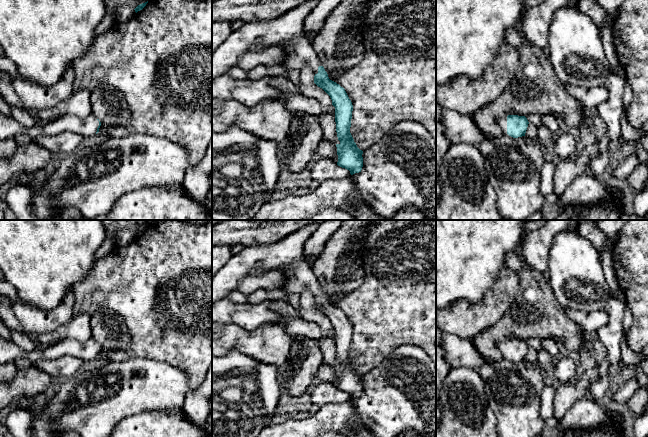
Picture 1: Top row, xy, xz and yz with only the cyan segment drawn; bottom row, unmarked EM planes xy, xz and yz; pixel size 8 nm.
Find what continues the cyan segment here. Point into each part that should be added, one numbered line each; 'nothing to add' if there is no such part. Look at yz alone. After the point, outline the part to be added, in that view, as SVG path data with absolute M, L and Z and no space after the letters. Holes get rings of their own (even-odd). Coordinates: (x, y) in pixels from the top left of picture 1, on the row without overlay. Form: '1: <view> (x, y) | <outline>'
1: yz (502, 345) | M507 340L500 341L497 346L503 355L503 359L508 359L507 358Z

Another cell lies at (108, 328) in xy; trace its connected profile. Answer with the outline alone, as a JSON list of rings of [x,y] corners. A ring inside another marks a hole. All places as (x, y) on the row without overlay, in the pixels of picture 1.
[[[105,307],[91,315],[91,338],[101,346],[98,357],[106,360],[111,352],[124,350],[131,345],[131,336],[124,319]]]

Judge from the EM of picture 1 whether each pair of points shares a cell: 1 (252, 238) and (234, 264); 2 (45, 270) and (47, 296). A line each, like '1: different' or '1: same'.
1: different
2: same

